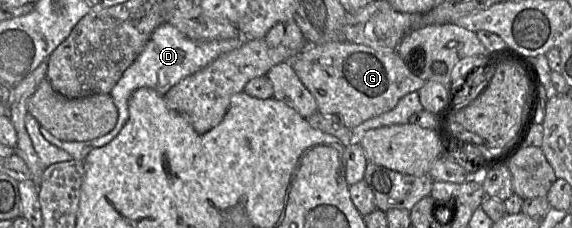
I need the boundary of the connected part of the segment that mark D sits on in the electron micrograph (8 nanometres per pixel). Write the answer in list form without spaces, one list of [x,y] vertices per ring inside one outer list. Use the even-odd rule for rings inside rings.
[[[163,23],[152,33],[149,41],[135,61],[124,71],[121,78],[109,93],[118,109],[116,126],[107,134],[88,141],[63,141],[40,126],[43,137],[56,147],[68,152],[73,160],[83,161],[94,148],[102,147],[112,141],[120,132],[128,119],[128,100],[132,93],[141,87],[154,89],[160,95],[166,93],[181,80],[208,66],[216,58],[229,51],[239,48],[244,43],[242,37],[234,39],[214,39],[196,41],[186,37],[176,27]]]

